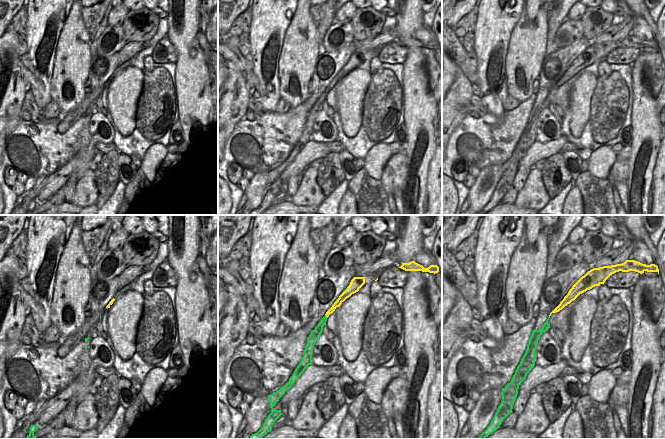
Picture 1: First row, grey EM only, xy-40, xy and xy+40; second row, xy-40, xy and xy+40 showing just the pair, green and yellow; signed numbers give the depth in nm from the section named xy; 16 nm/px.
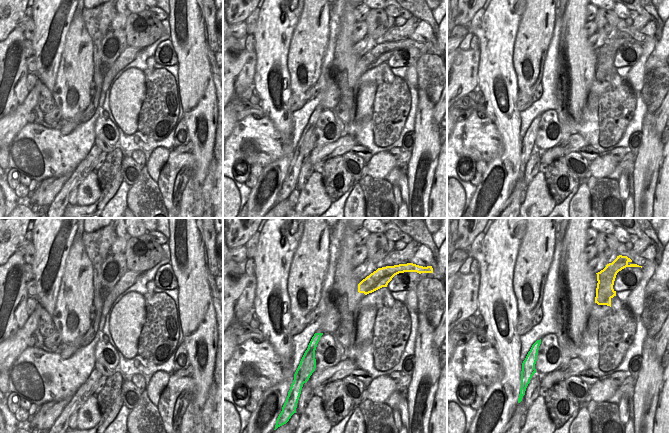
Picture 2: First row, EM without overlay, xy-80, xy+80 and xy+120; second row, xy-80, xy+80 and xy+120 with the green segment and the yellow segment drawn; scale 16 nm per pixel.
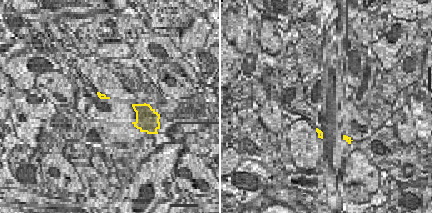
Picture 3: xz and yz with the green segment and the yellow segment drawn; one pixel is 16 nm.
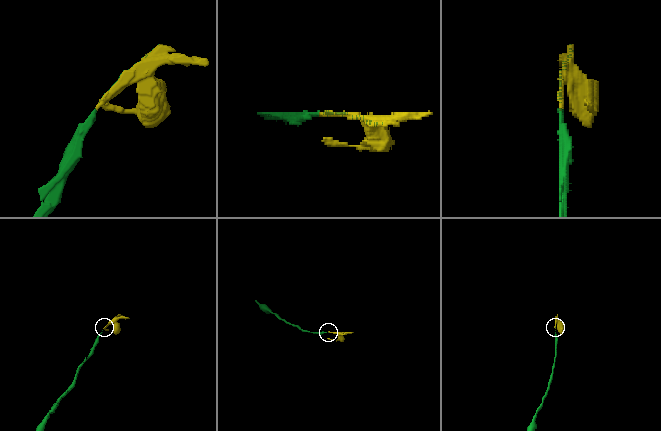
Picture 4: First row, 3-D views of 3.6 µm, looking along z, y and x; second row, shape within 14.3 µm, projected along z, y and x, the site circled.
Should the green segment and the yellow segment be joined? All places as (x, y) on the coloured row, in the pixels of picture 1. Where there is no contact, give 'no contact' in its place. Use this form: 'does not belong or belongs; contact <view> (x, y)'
does not belong; contact xy (325, 316)

